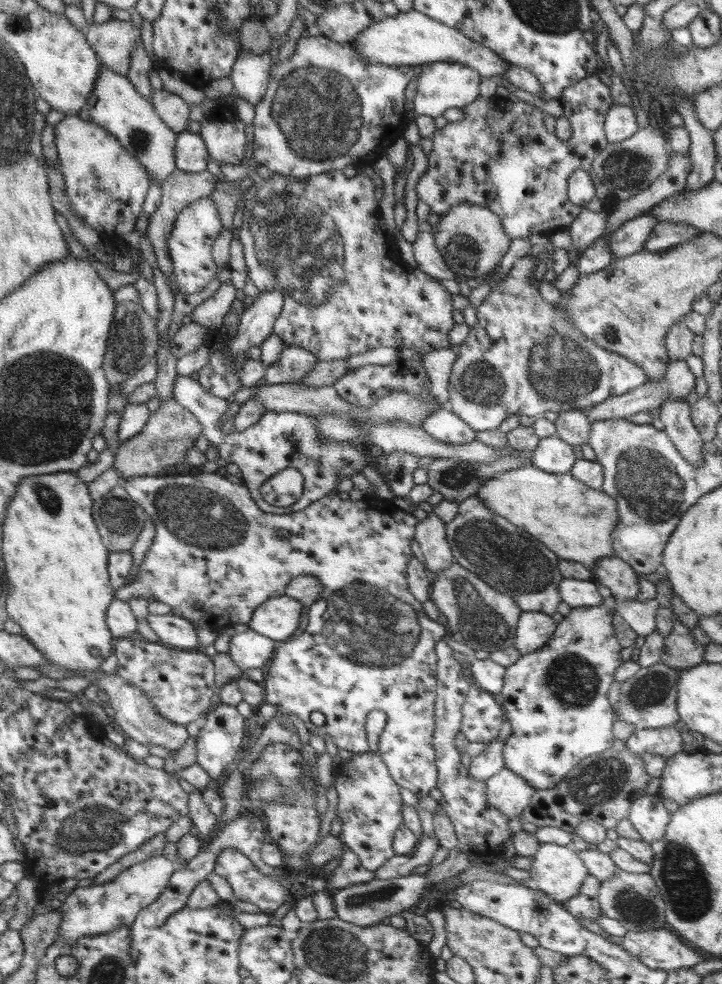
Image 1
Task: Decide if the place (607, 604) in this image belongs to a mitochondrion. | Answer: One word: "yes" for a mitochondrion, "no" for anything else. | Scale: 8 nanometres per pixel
no

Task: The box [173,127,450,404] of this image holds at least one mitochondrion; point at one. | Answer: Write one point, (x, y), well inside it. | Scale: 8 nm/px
(299, 244)

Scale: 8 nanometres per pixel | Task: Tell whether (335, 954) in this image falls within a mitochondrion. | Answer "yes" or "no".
yes

